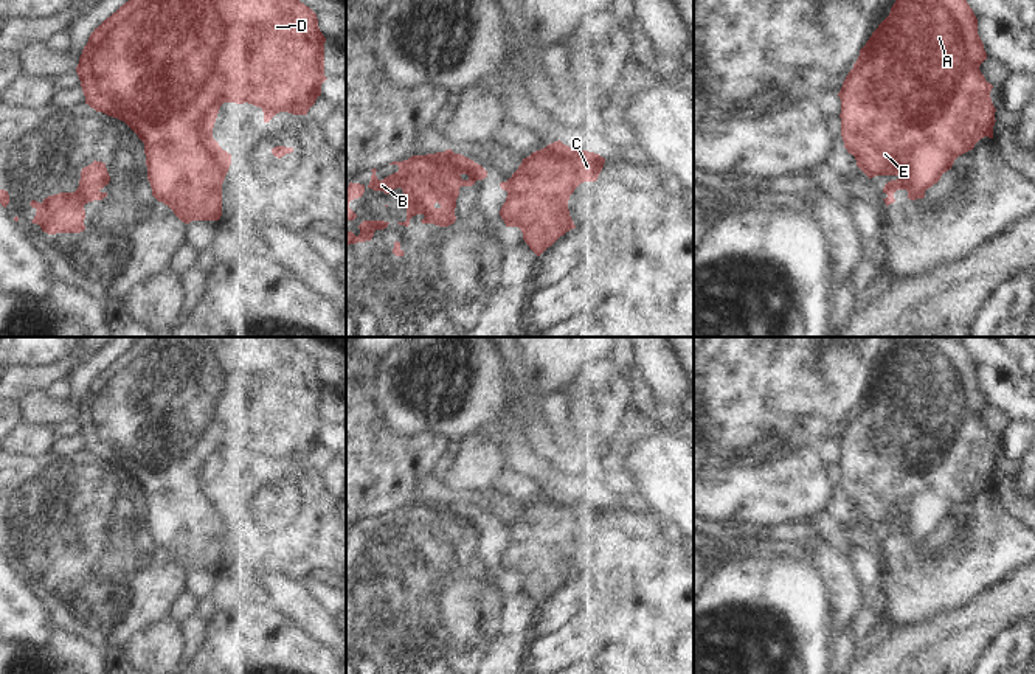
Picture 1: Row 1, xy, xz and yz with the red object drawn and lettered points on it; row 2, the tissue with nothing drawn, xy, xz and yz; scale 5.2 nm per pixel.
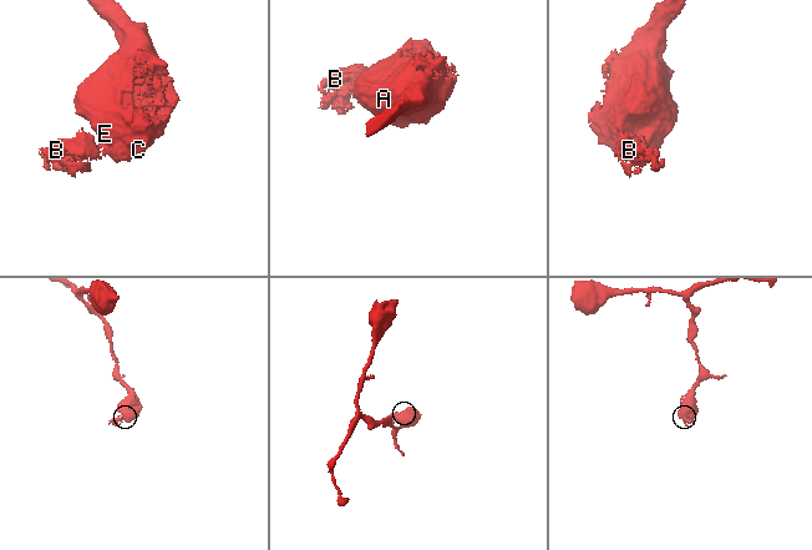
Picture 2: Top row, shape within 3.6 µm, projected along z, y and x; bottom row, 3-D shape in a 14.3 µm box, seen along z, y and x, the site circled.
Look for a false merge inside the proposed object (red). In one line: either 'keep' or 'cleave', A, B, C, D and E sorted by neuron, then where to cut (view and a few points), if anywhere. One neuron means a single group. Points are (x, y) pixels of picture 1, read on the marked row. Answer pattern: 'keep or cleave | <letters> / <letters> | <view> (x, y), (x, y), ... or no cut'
cleave | A C D E / B | yz (894, 180), (900, 188)

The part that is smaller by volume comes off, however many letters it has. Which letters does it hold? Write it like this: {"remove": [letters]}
{"remove": ["B"]}

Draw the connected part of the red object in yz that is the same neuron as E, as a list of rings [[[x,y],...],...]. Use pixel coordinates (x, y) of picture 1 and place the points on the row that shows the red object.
[[[895,0],[838,93],[841,137],[857,166],[869,179],[897,175],[897,188],[922,194],[981,138],[993,138],[993,85],[979,70],[985,59],[967,0]]]

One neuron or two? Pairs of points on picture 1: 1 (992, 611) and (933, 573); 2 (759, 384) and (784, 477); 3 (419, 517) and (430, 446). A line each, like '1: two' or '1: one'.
1: two
2: two
3: two

